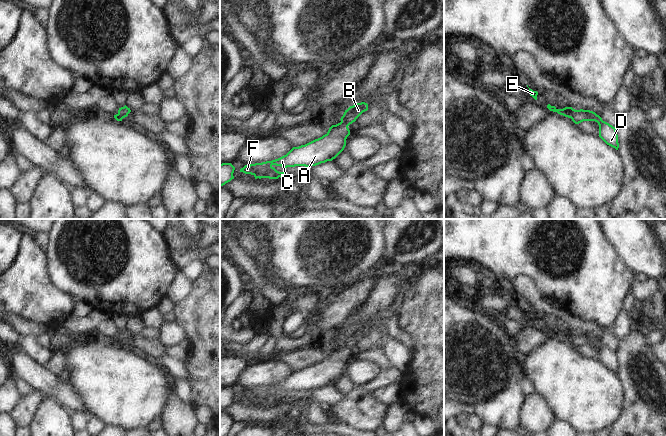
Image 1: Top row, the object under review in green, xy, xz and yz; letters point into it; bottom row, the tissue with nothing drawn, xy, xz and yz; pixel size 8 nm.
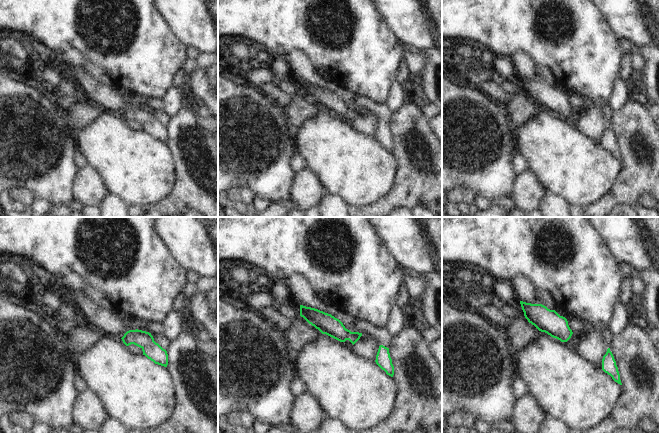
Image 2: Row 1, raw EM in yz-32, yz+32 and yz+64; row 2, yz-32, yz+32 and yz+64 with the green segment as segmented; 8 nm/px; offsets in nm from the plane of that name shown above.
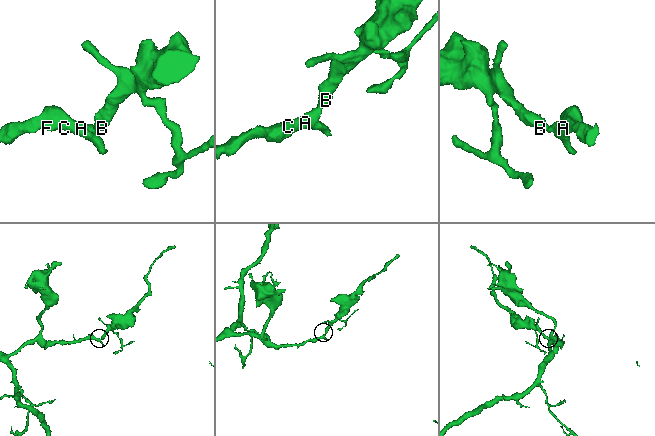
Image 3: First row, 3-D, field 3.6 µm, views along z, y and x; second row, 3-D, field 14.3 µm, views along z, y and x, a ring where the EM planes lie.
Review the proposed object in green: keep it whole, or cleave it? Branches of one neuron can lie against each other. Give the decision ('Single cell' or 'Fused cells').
Single cell.

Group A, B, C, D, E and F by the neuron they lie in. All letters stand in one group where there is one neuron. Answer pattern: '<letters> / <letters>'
A B C D E F

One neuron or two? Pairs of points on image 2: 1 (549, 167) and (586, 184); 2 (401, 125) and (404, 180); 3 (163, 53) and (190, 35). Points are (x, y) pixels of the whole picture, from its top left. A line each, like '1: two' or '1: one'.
1: one
2: one
3: two

